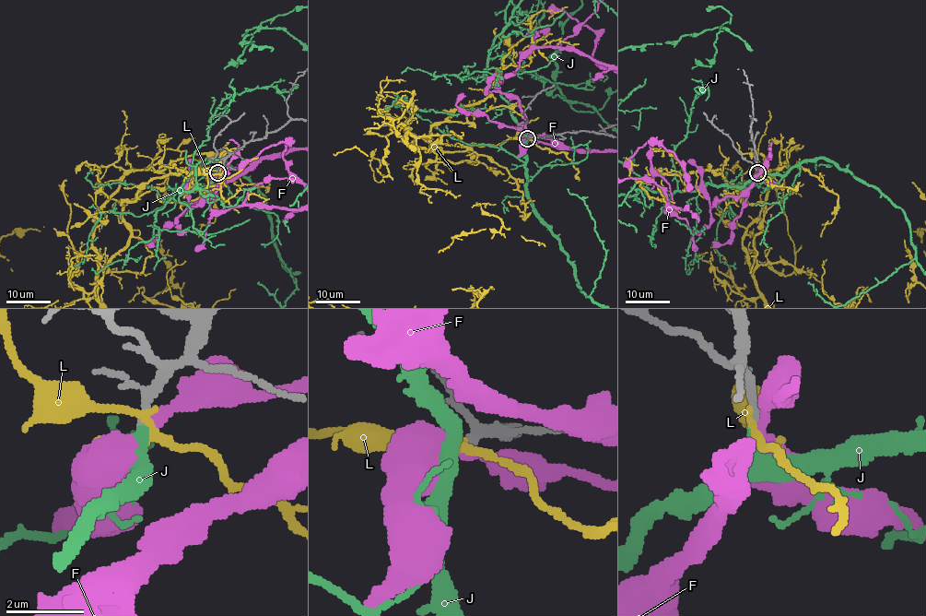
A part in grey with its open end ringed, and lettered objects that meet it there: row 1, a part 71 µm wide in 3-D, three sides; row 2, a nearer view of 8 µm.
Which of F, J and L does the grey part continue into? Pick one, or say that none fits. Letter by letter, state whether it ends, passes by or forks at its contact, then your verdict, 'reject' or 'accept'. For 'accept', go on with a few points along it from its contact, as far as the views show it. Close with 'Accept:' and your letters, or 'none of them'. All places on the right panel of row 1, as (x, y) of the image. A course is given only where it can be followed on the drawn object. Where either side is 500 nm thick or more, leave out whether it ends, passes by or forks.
F: it passes by | reject
J: it ends | accept
L: it forks | reject
Accept: J

